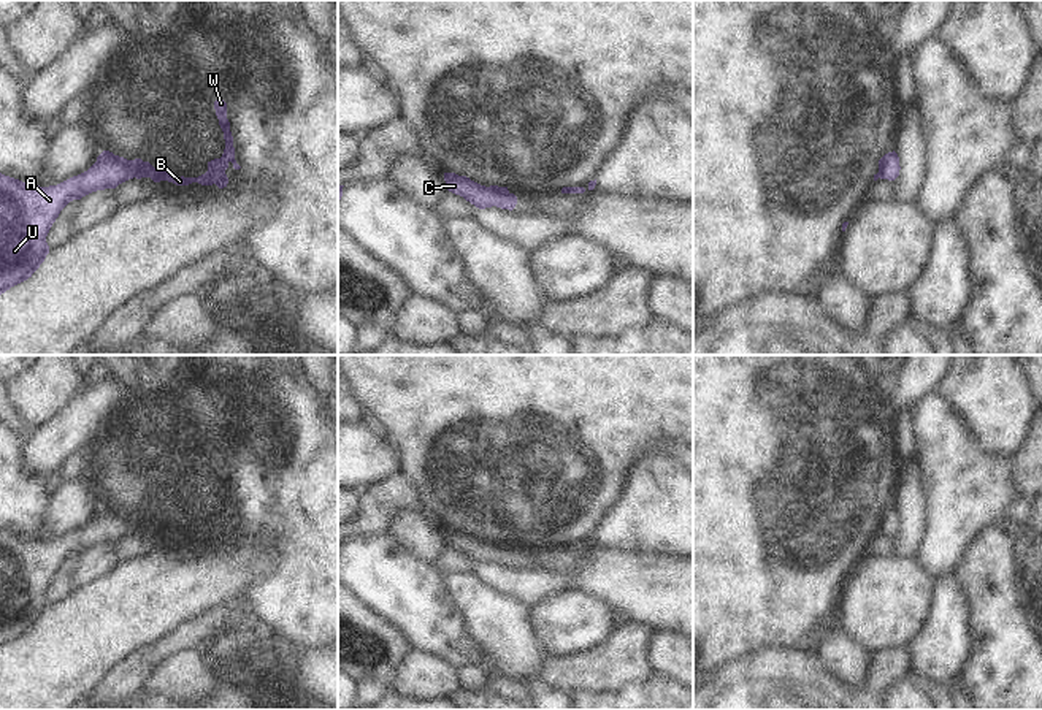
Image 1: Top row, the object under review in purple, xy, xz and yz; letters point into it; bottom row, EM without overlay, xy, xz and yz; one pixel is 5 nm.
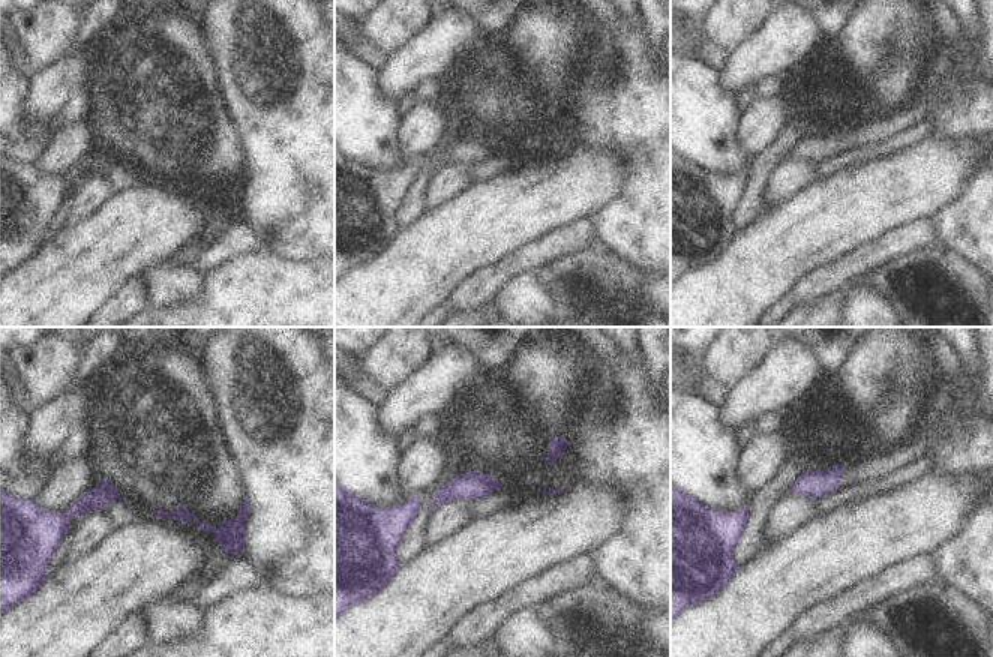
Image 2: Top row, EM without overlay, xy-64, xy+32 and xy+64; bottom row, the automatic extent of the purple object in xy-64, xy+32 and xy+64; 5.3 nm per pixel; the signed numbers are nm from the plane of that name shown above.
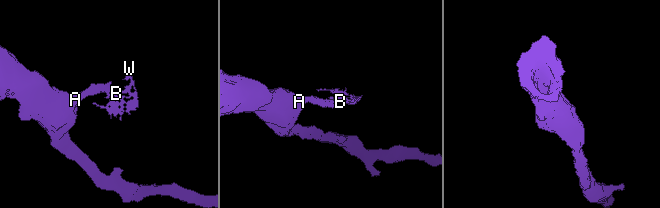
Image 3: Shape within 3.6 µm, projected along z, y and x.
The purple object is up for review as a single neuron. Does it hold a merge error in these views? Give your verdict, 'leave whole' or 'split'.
split

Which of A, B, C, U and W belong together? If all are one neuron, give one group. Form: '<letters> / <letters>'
A C U / B W

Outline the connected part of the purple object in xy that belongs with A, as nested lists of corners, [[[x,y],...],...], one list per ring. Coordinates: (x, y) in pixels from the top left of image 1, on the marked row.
[[[109,151],[87,171],[57,185],[32,185],[0,173],[0,295],[32,277],[44,261],[46,236],[70,201],[146,176],[144,166]]]

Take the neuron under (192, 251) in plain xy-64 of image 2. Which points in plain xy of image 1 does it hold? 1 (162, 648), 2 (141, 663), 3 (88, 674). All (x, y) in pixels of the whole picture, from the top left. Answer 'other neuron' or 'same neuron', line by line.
1: same neuron
2: same neuron
3: other neuron

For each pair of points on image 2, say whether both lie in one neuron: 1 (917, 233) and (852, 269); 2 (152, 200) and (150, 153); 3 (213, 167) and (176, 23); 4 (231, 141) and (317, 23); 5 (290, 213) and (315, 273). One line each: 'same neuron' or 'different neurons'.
1: same neuron
2: different neurons
3: same neuron
4: different neurons
5: different neurons

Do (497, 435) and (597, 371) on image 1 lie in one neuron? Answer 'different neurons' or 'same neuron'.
same neuron

